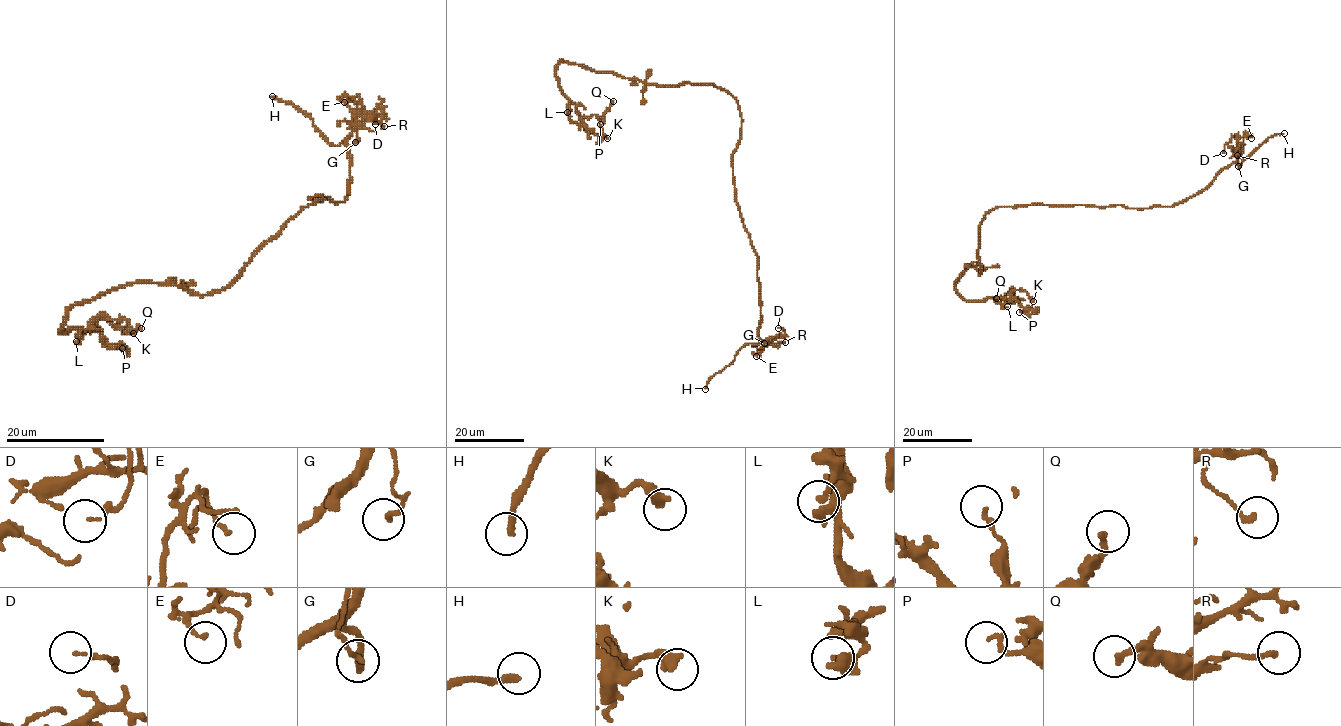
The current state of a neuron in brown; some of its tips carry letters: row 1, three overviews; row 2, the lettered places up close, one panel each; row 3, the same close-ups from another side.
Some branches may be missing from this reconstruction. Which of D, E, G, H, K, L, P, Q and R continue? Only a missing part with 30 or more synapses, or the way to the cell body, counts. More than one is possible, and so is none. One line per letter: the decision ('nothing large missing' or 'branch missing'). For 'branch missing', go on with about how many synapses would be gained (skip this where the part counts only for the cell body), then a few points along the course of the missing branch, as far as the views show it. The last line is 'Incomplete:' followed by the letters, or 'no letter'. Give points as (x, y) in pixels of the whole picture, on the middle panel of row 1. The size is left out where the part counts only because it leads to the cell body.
D: nothing large missing
E: nothing large missing
G: nothing large missing
H: branch missing
K: nothing large missing
L: nothing large missing
P: nothing large missing
Q: nothing large missing
R: nothing large missing
Incomplete: H

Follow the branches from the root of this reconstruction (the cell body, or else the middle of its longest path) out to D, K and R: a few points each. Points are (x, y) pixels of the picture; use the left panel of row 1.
D: (315, 201), (322, 199), (310, 197), (346, 199), (348, 136), (383, 111), (375, 124)
K: (315, 201), (228, 286), (207, 294), (119, 286), (75, 303), (60, 332), (102, 316), (133, 333)
R: (315, 201), (322, 199), (310, 197), (346, 199), (353, 122), (370, 113), (384, 126)

